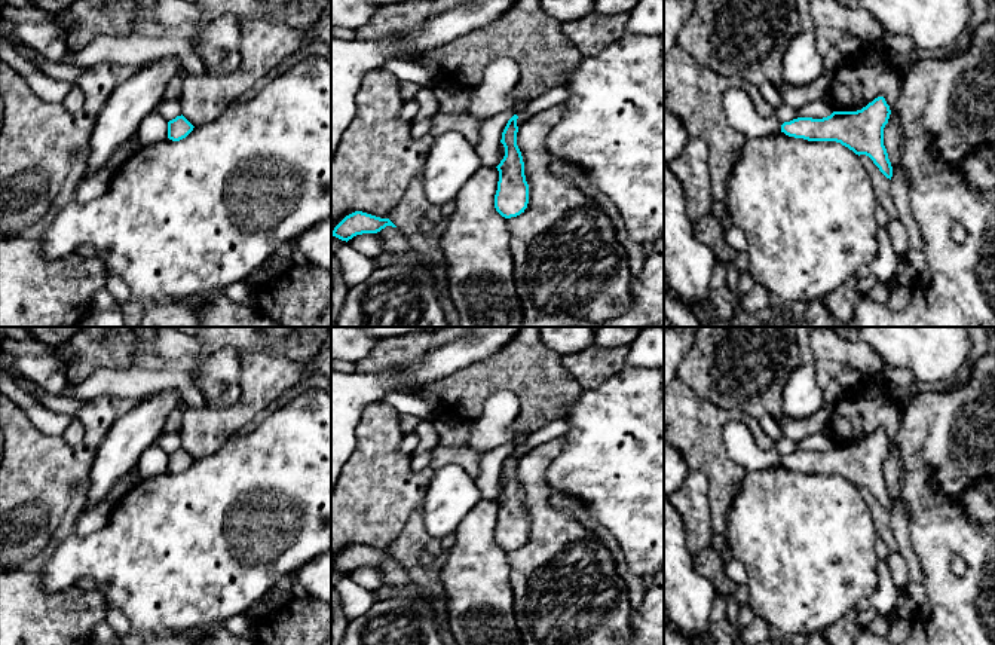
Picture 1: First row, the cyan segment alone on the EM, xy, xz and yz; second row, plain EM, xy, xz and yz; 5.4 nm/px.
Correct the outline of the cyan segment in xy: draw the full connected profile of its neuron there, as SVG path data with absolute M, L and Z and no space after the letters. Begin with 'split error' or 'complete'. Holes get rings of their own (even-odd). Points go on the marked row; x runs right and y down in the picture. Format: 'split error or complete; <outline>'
complete; M181 114L168 122L168 138L180 141L186 138L192 131L193 125Z

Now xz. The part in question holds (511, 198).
complete; M514 114L502 132L500 143L505 147L505 156L496 166L499 171L499 181L495 195L495 208L505 218L520 215L529 204L529 184L524 175L524 162L517 146L517 119L518 116Z

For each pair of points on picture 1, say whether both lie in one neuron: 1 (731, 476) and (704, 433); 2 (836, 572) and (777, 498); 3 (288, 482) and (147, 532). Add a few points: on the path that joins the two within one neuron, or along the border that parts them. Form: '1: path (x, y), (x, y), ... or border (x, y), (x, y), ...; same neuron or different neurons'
1: path (721, 465), (704, 449), (704, 443); same neuron
2: path (819, 555), (780, 516); same neuron
3: path (253, 483), (238, 488), (193, 532), (183, 532); same neuron

